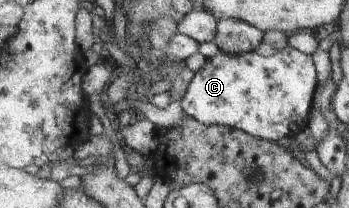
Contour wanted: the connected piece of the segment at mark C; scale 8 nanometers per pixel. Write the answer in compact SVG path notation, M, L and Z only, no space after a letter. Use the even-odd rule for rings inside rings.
M287 47L266 57L257 52L206 58L180 105L183 112L206 125L225 124L265 140L293 138L310 126L318 70L314 56Z

